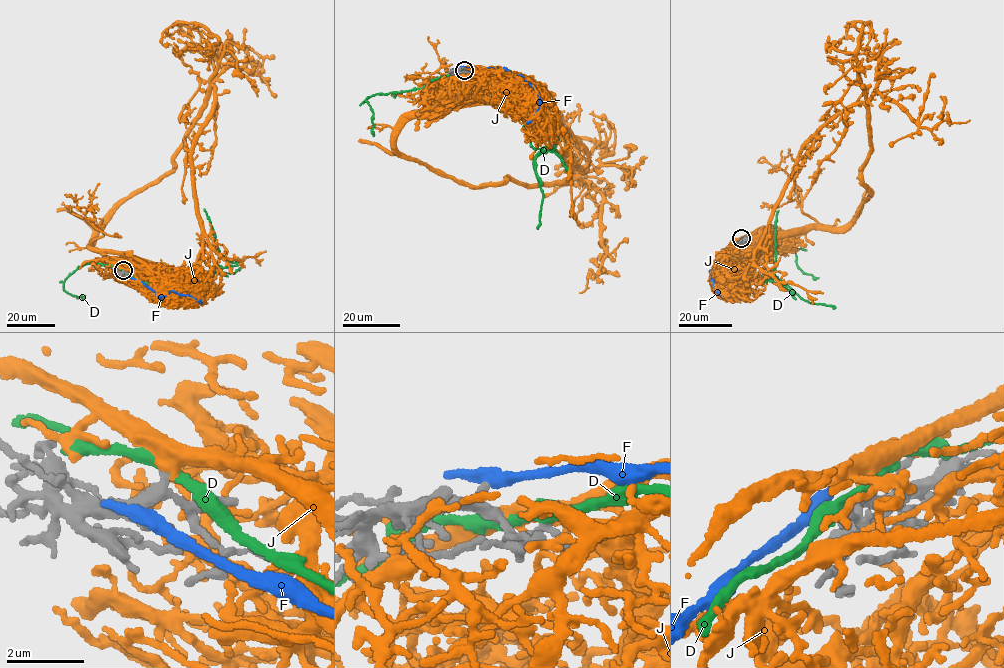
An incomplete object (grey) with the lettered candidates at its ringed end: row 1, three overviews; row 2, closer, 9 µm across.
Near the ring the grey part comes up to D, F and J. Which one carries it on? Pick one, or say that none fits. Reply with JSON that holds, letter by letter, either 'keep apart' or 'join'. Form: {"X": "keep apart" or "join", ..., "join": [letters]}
{"D": "keep apart", "F": "keep apart", "J": "join", "join": ["J"]}

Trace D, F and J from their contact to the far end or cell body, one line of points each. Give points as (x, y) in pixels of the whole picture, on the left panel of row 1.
D: (124, 271), (184, 293), (197, 274), (237, 265), (219, 252), (204, 209)
F: (123, 274), (142, 282), (157, 296), (164, 296), (171, 289), (198, 300)
J: (123, 270), (91, 245), (96, 230), (171, 170), (217, 65), (203, 27), (169, 26), (171, 46)

